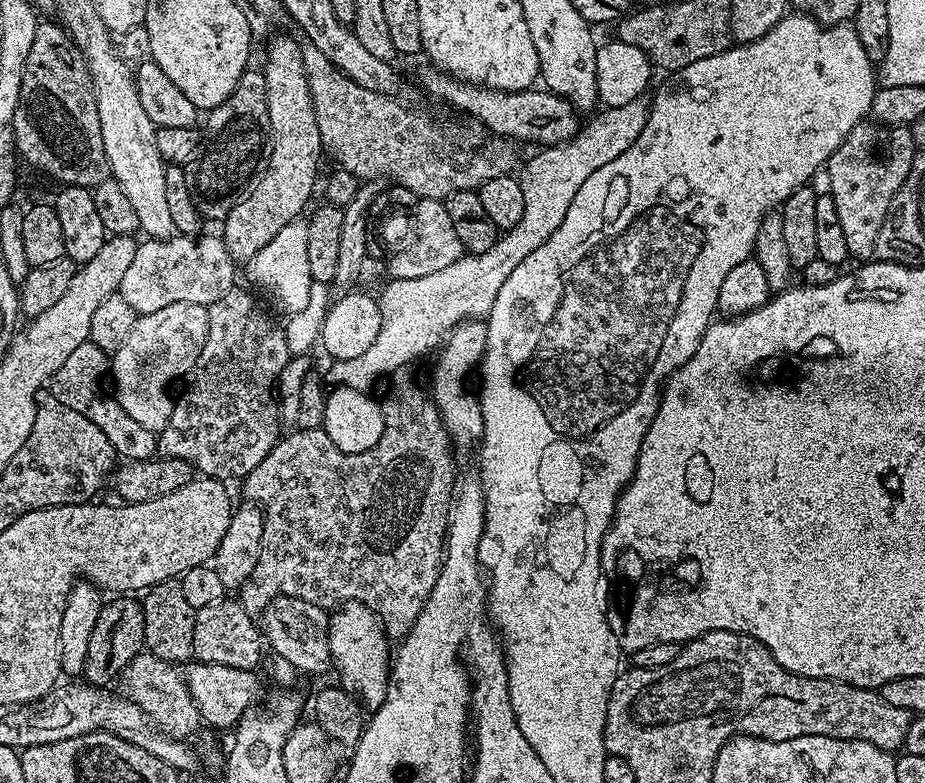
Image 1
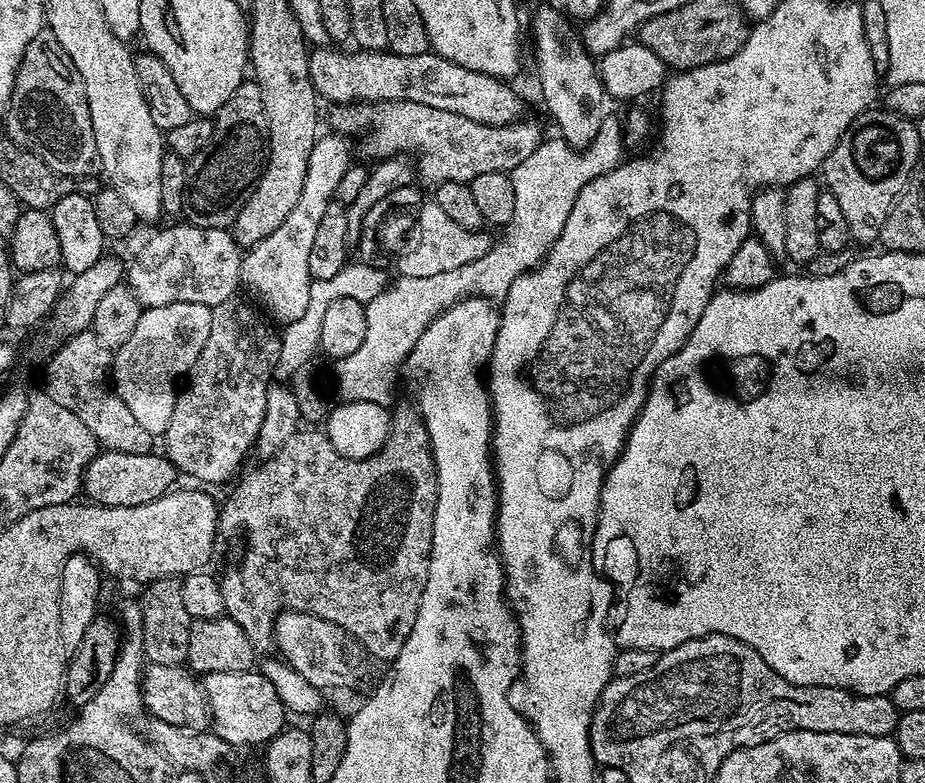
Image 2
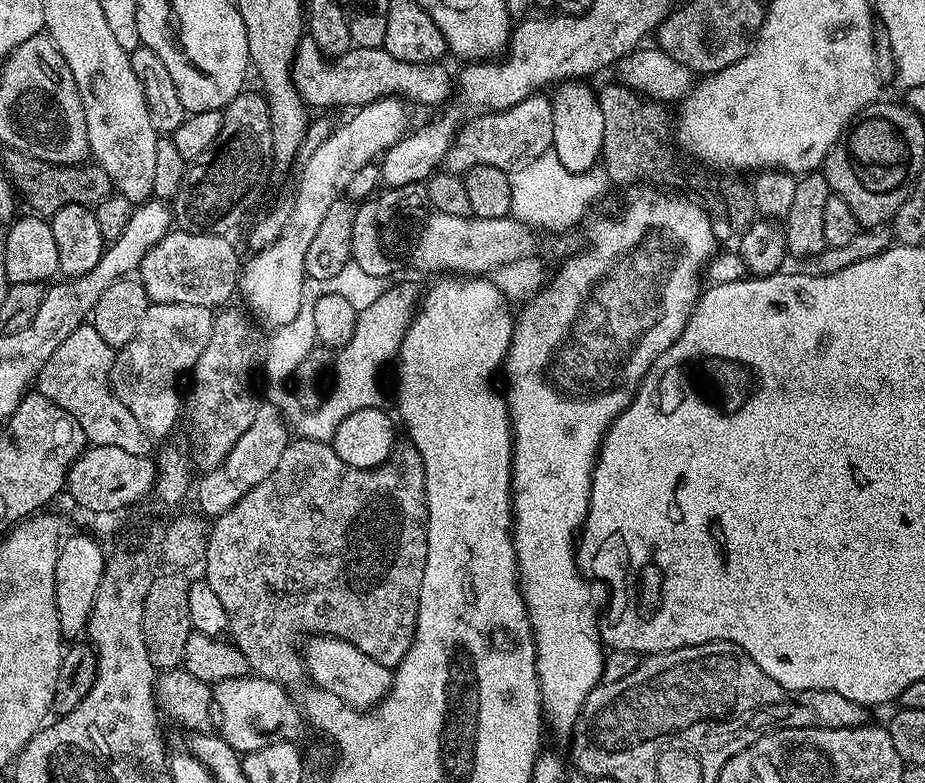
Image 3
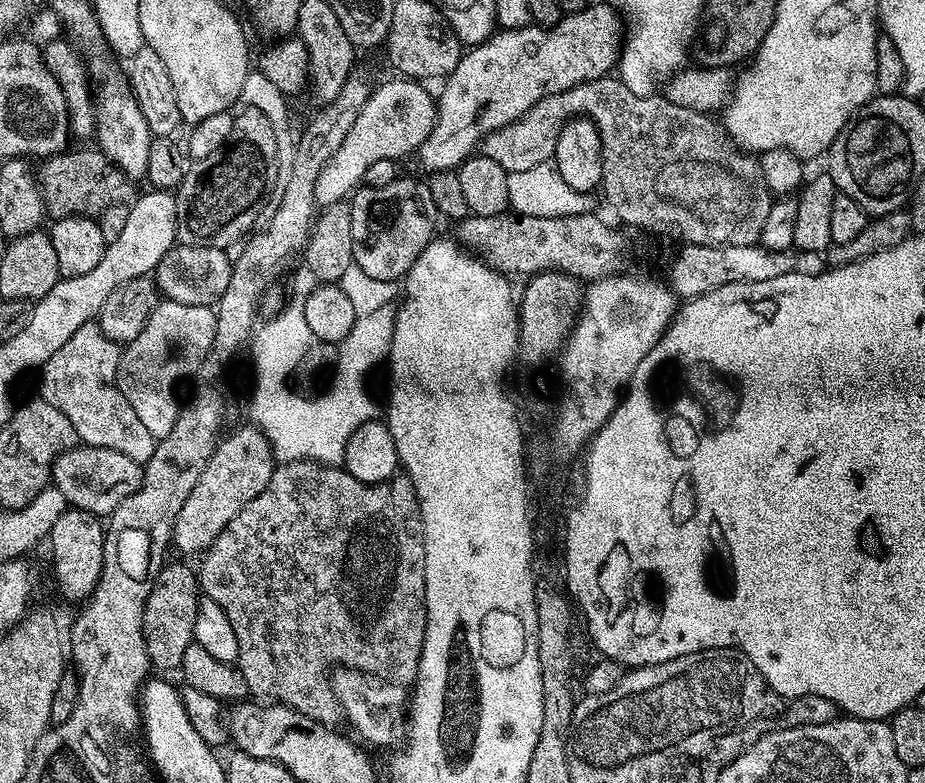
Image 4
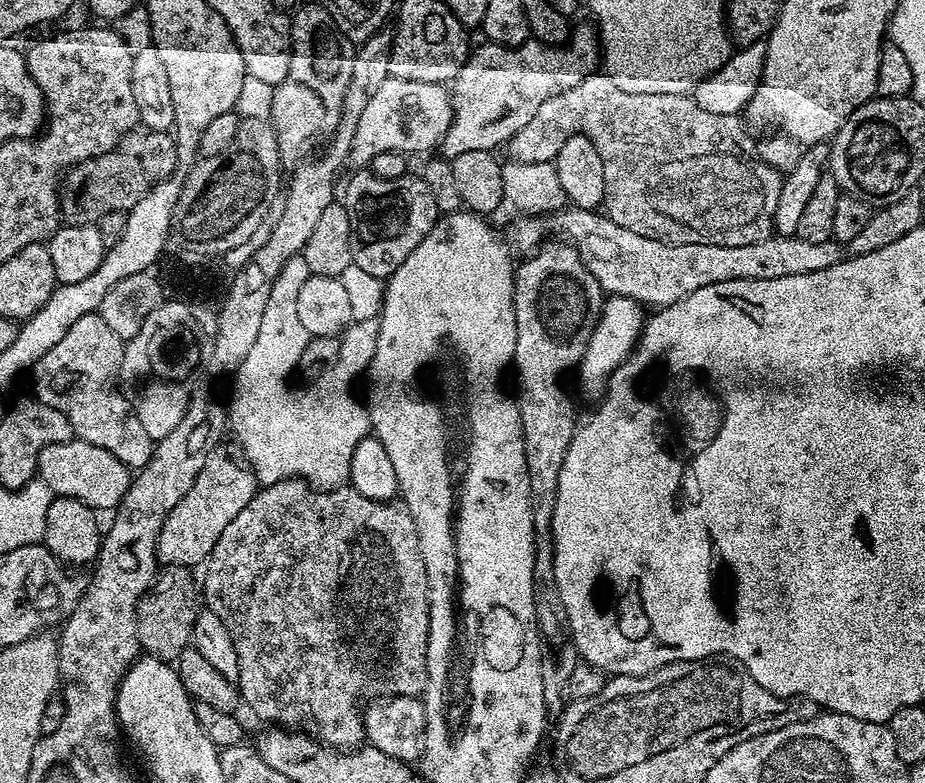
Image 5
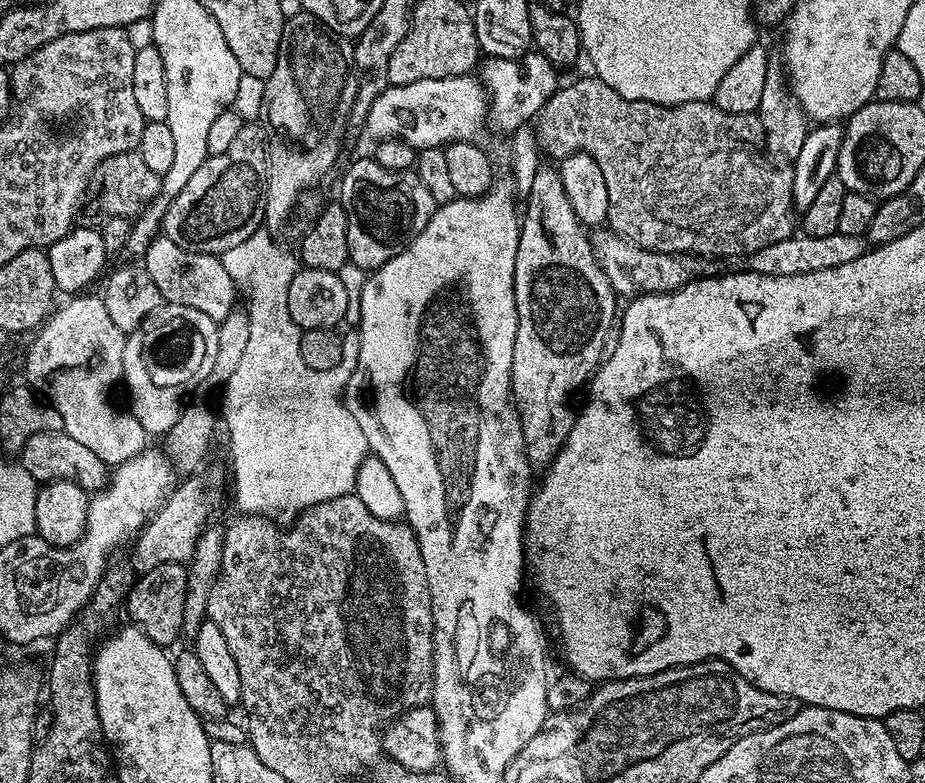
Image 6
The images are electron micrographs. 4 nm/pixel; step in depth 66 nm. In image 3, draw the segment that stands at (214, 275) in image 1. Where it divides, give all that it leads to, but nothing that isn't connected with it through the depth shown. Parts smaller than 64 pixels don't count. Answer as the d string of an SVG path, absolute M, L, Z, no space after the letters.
M173 230L142 258L138 279L146 286L146 294L153 304L185 304L206 306L213 310L227 305L238 292L242 271L242 257L236 253L227 235L211 236L208 232Z

